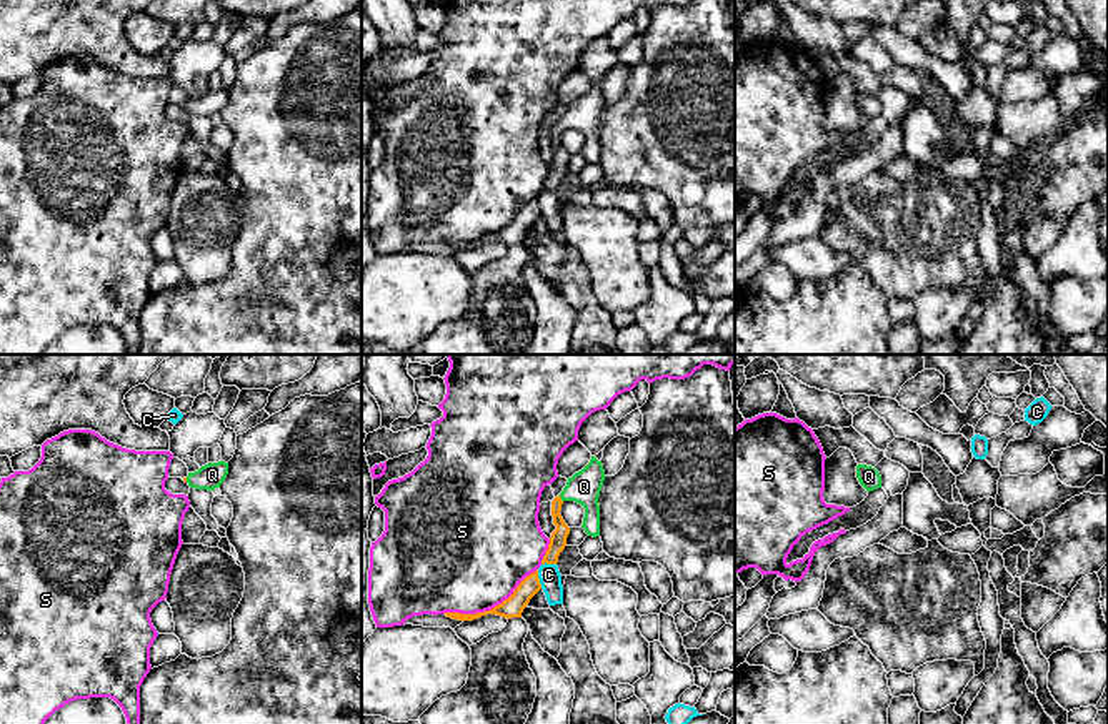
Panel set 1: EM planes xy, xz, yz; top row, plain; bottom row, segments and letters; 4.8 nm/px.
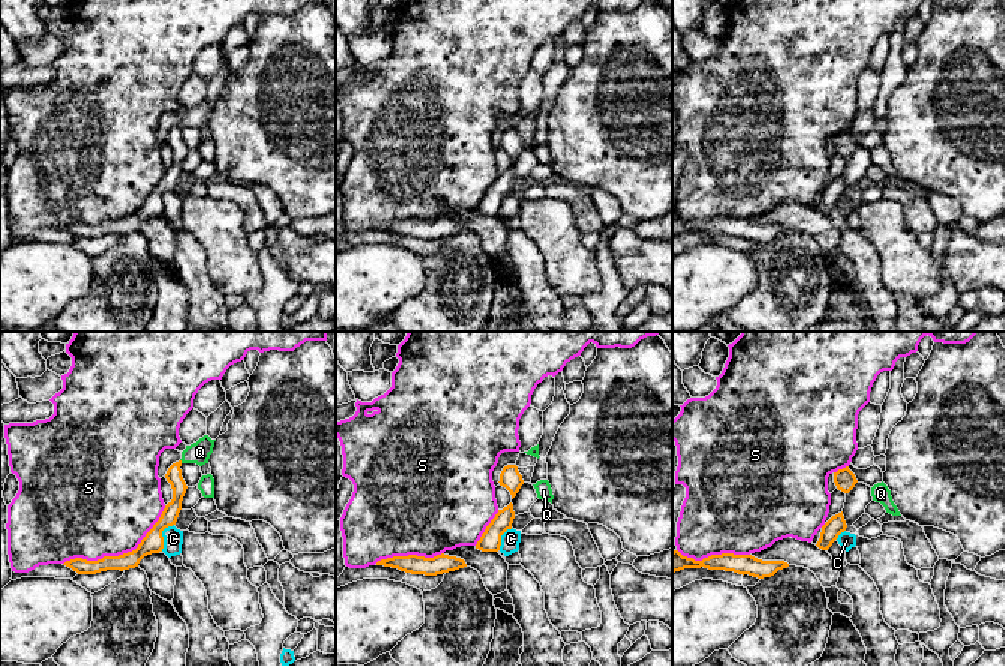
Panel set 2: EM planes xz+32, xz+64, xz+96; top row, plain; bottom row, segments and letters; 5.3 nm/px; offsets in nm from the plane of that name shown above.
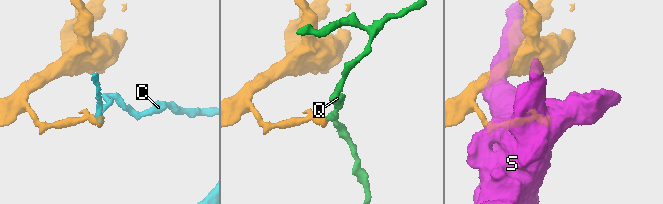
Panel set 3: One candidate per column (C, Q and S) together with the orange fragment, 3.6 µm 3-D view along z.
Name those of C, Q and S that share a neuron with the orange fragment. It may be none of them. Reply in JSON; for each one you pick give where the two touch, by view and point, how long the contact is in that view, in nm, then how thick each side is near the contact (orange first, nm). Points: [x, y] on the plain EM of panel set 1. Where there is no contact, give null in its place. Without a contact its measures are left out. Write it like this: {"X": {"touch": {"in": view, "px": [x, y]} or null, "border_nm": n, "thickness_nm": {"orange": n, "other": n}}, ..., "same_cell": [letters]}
{"Q": {"touch": {"in": "xz", "px": [560, 127]}, "border_nm": 40, "thickness_nm": {"orange": 80, "other": 160}}, "same_cell": ["Q"]}

